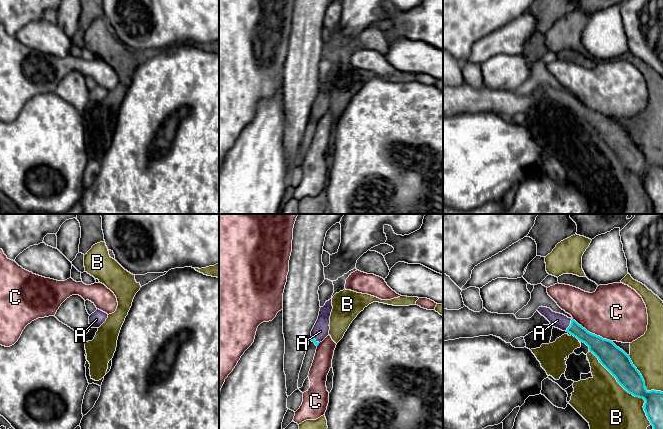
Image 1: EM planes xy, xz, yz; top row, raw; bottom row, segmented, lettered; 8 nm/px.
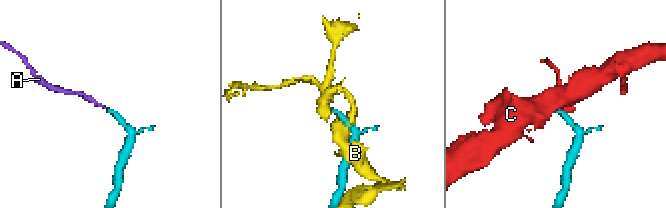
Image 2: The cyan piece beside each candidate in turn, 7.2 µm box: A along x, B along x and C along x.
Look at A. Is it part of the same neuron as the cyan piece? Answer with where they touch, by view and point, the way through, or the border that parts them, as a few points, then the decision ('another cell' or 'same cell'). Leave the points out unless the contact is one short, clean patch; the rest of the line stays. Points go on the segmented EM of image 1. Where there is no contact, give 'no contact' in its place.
meets cyan in yz at (570, 325); runs through yz (595, 343), (570, 325), (557, 320); same cell

